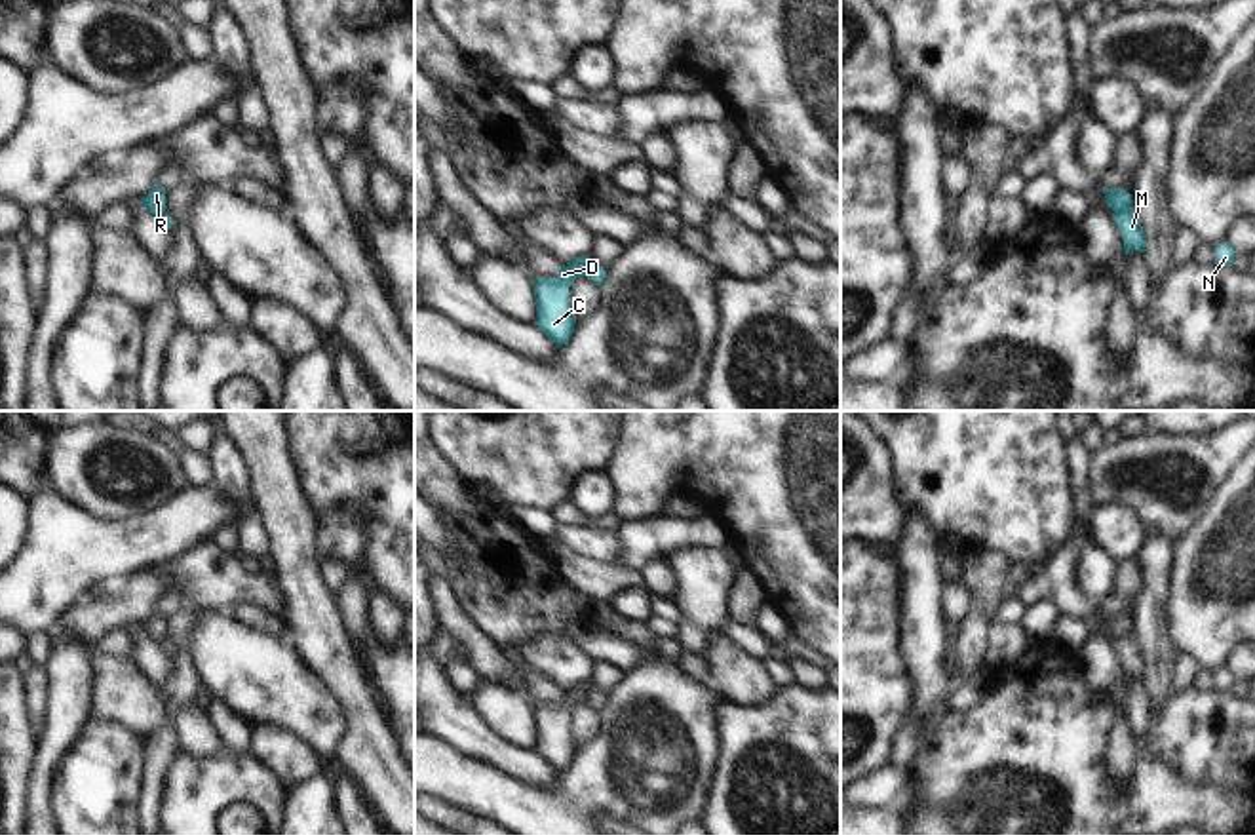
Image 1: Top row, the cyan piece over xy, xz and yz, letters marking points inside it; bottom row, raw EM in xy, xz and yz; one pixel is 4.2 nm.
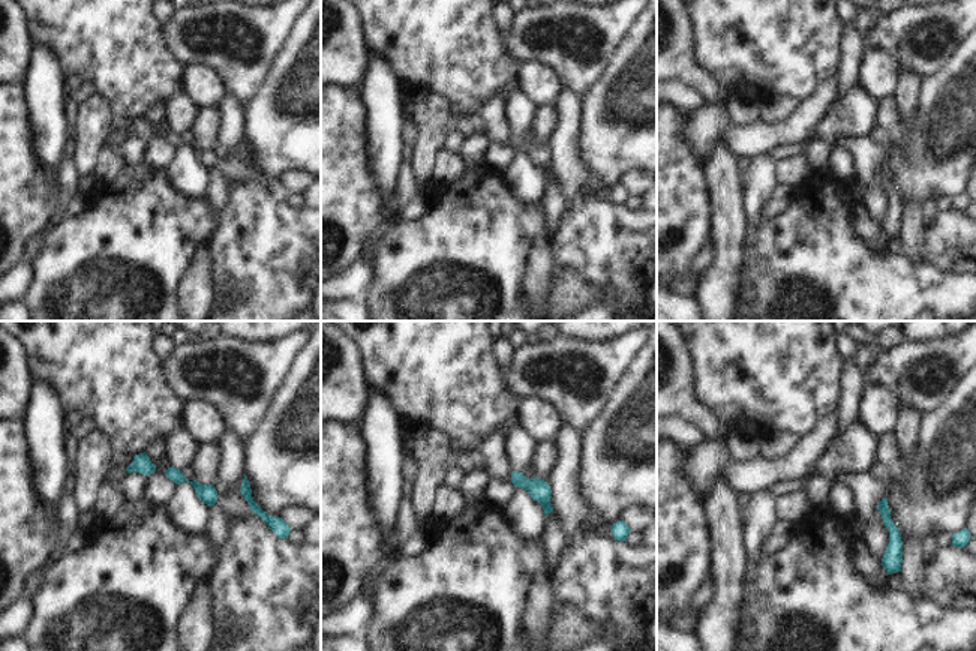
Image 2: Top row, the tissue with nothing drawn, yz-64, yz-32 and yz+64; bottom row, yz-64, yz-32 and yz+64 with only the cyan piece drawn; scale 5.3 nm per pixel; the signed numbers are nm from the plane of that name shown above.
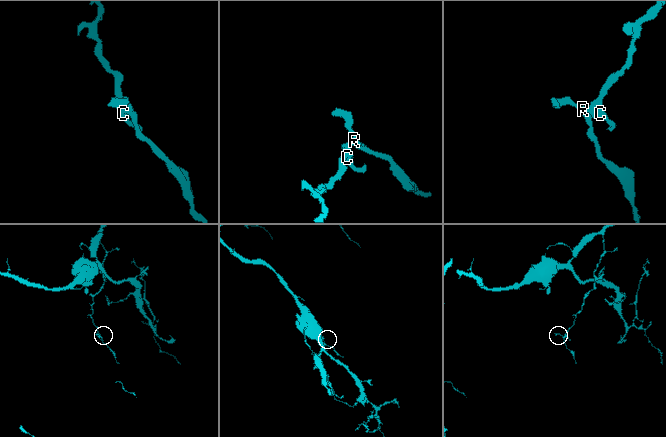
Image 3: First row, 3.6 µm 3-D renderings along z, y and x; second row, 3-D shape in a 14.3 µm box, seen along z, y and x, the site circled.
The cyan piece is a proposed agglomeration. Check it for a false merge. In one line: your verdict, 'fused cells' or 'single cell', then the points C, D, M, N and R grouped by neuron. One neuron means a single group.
fused cells; groups C D N R / M

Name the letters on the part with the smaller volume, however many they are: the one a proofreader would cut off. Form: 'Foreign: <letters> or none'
Foreign: M

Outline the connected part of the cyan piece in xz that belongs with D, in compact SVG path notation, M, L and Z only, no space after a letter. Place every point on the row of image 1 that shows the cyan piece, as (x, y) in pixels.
M589 255L557 268L555 278L534 278L534 325L557 346L563 346L574 331L576 316L569 304L570 283L588 274Z

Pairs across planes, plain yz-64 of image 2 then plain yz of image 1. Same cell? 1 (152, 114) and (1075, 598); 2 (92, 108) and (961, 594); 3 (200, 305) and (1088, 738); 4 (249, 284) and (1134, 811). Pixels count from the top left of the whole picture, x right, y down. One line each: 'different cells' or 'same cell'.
1: same cell
2: different cells
3: different cells
4: different cells

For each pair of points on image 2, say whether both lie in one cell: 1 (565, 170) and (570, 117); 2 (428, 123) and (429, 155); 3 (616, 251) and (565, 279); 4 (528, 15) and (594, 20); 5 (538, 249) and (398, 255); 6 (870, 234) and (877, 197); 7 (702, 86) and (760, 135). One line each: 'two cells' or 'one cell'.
1: one cell
2: one cell
3: two cells
4: one cell
5: two cells
6: two cells
7: two cells

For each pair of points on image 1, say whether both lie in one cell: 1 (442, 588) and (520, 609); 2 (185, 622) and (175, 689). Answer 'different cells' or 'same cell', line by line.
1: different cells
2: same cell

